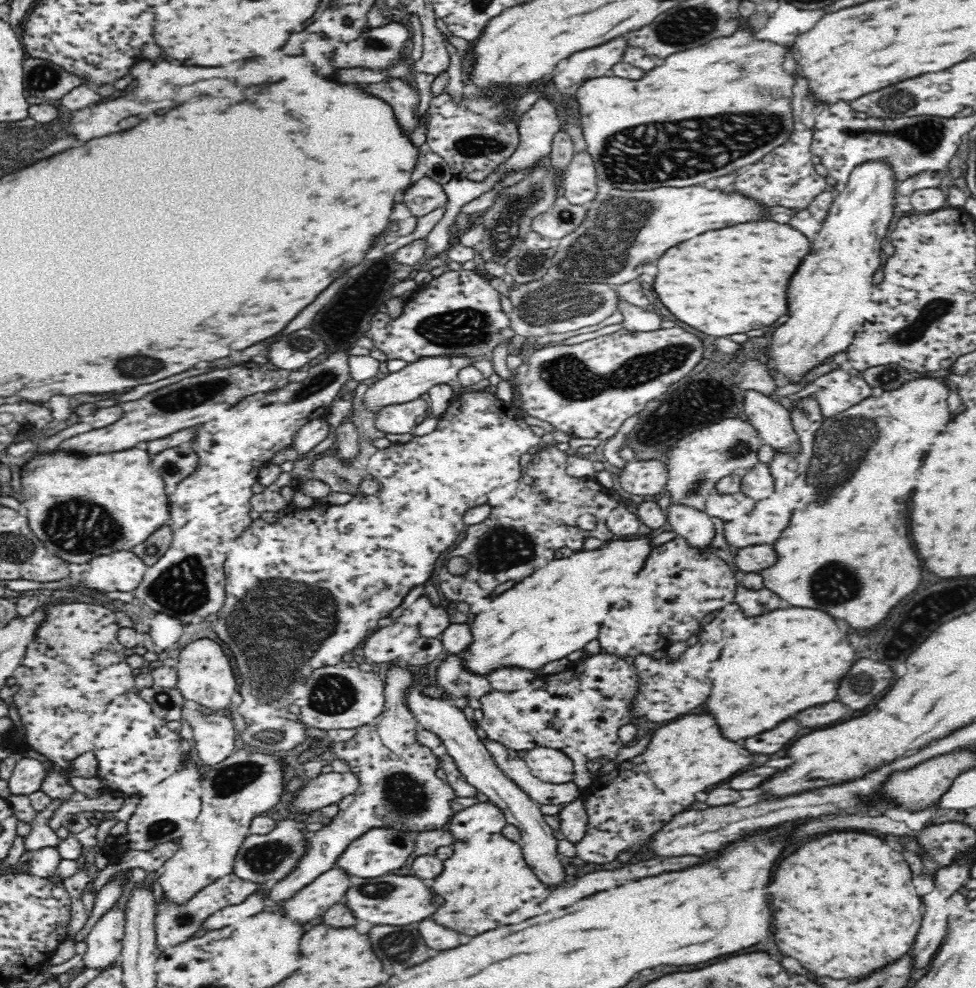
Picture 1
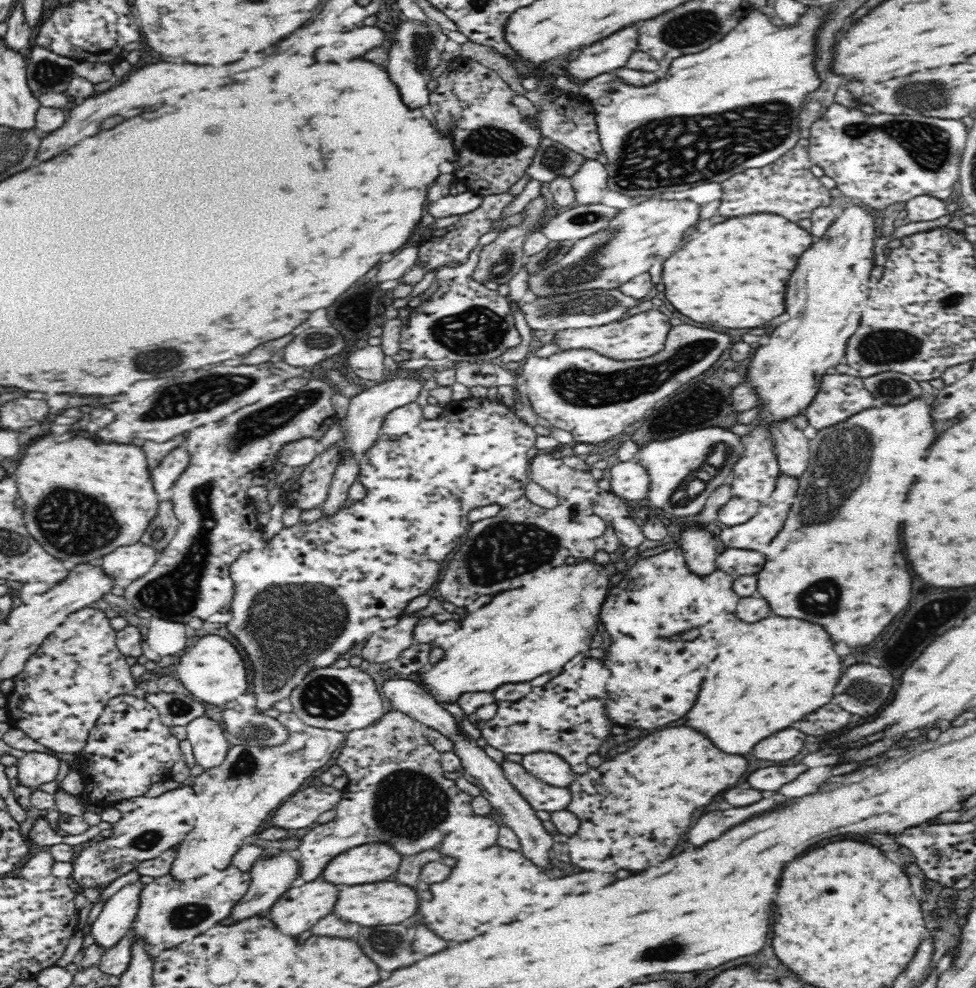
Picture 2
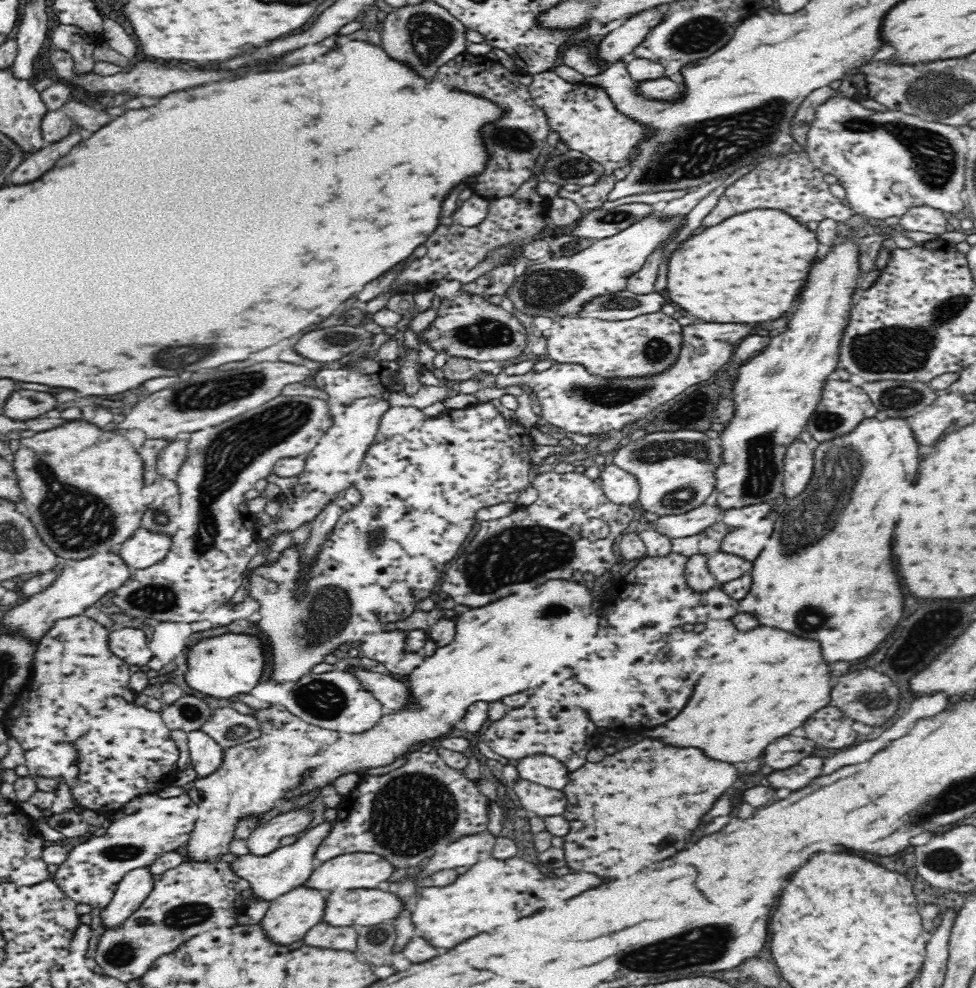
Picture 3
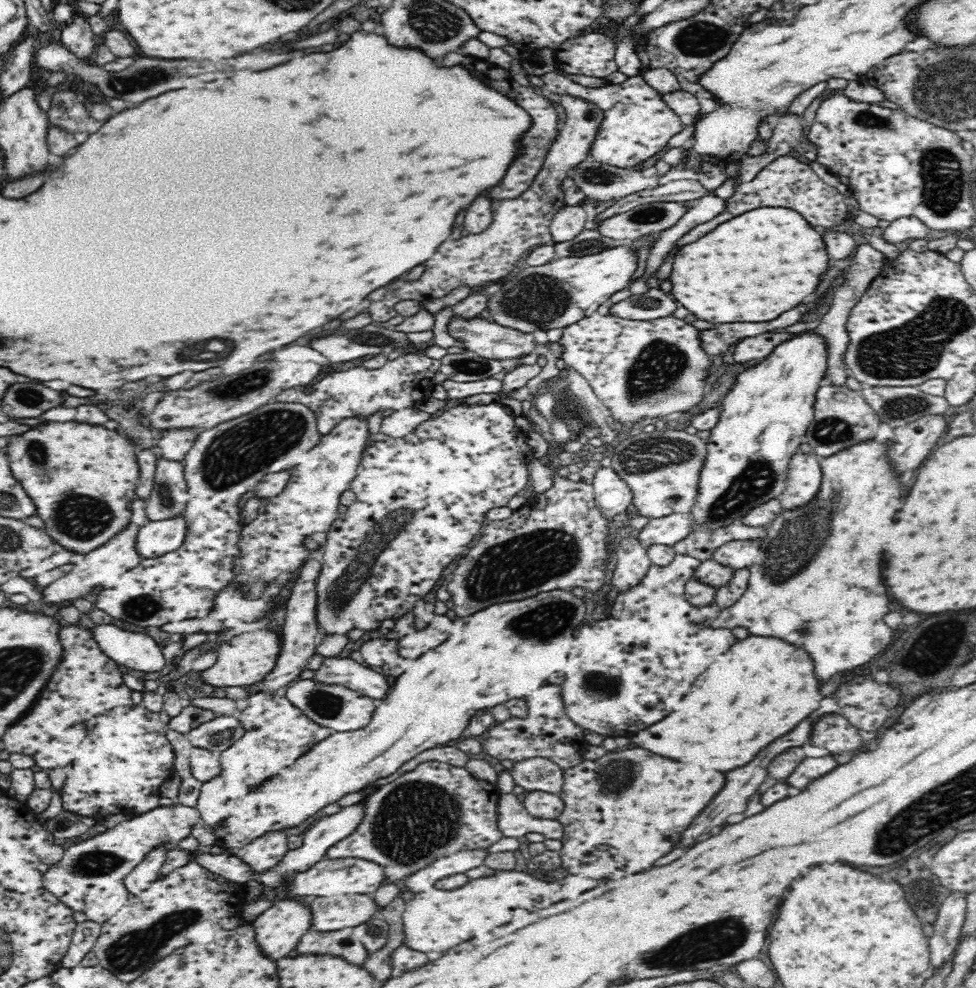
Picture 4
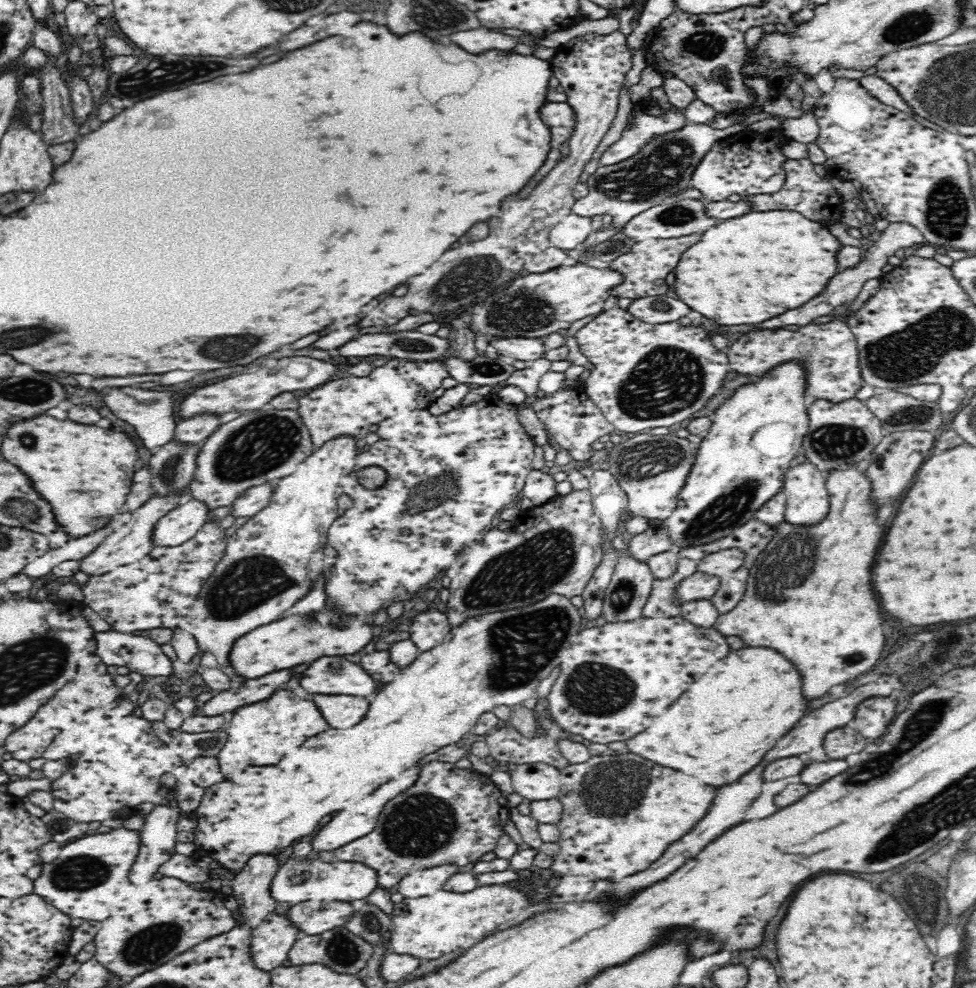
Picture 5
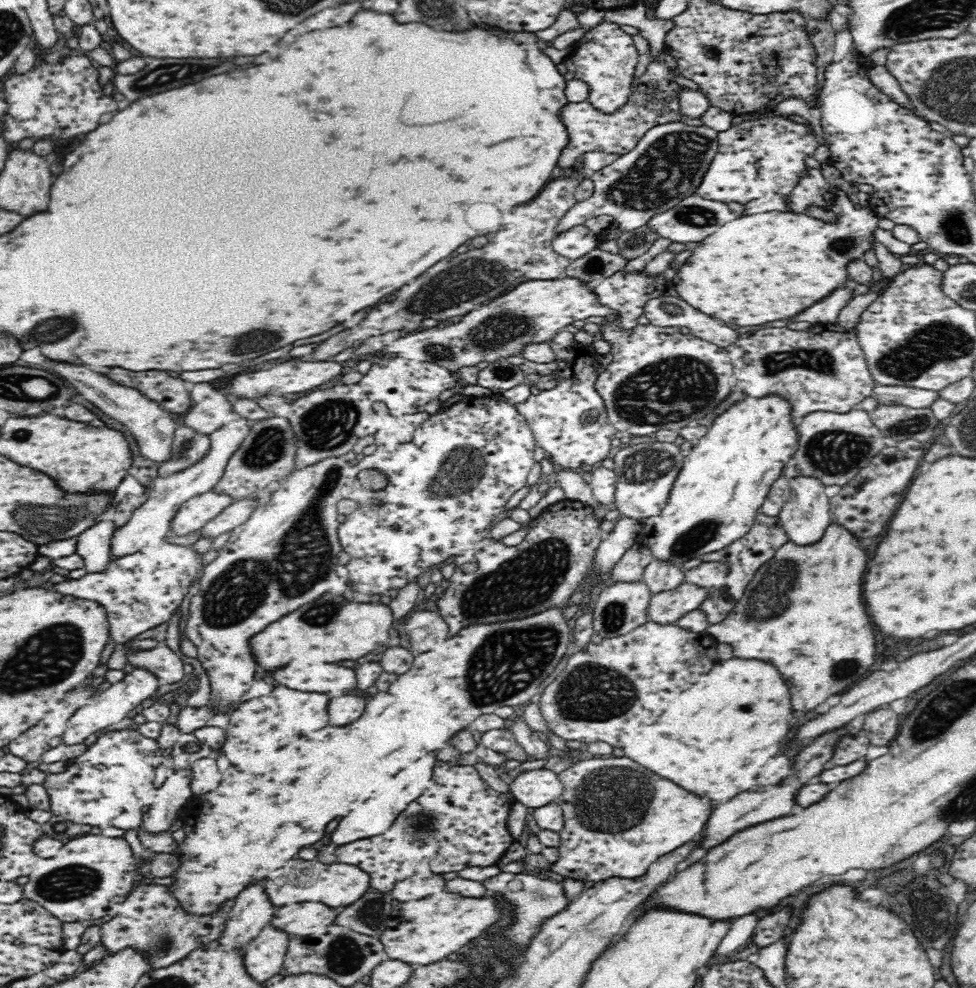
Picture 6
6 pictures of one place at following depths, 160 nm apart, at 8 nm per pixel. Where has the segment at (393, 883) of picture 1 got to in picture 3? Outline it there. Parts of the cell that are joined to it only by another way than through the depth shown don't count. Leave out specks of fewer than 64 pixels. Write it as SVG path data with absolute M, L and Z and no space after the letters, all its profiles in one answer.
M378 888L334 891L326 900L324 920L332 926L374 926L400 916L402 902Z

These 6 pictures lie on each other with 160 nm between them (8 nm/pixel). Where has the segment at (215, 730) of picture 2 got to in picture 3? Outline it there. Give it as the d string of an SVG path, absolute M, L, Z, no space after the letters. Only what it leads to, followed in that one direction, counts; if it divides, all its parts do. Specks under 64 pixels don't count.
M198 728L187 732L191 764L198 776L208 776L220 768L225 749L205 730Z

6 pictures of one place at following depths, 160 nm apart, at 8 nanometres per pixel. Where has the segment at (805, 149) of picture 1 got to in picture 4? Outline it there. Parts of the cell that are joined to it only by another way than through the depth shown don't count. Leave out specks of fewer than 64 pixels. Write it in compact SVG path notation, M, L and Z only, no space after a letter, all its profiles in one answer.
M784 155L772 160L750 182L736 184L732 191L733 194L724 199L726 201L724 212L720 216L716 216L716 218L704 222L704 224L692 228L688 234L683 234L684 238L678 240L678 246L690 244L690 242L702 238L706 232L712 232L718 224L722 224L722 222L726 222L726 220L730 220L734 216L740 216L744 212L750 212L755 208L764 208L764 206L791 208L803 218L806 218L812 226L832 228L833 226L853 223L854 215L848 209L846 197L836 187L822 181L808 163L801 162L790 155Z

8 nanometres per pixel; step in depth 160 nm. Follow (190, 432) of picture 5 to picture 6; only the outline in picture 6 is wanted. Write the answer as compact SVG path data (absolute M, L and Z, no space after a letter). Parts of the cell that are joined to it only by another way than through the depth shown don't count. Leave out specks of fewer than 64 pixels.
M194 384L194 406L184 414L184 426L203 436L212 436L232 419L233 401L210 384Z

